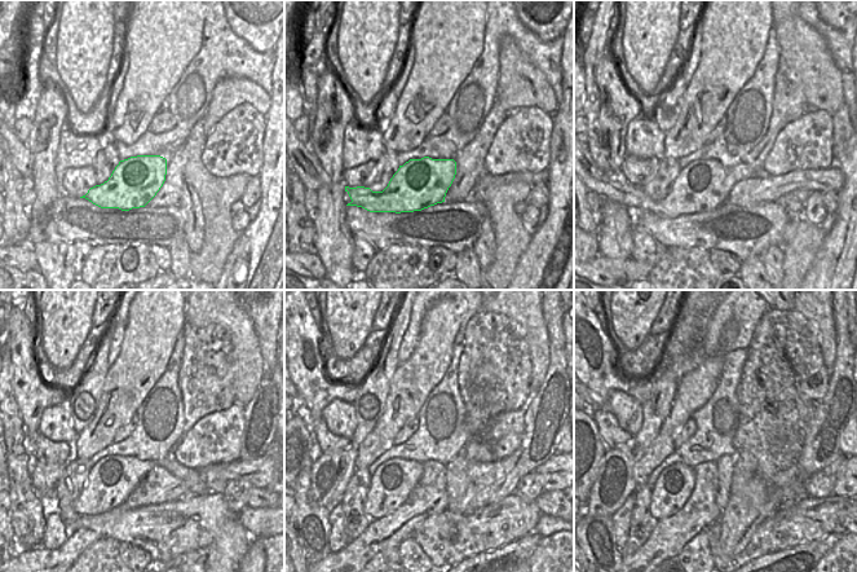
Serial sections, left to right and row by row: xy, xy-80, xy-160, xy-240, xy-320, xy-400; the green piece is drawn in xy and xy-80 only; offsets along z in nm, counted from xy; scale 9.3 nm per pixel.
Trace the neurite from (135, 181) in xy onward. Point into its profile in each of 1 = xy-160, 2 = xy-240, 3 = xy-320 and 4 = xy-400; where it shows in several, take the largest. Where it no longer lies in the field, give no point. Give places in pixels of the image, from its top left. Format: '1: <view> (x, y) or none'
1: xy-160 (703, 185)
2: xy-240 (110, 482)
3: xy-320 (392, 483)
4: xy-400 (675, 484)

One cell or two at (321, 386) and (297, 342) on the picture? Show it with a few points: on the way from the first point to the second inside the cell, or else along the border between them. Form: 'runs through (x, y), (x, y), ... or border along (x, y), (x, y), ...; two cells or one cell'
runs through (310, 375), (305, 370), (300, 352); one cell

